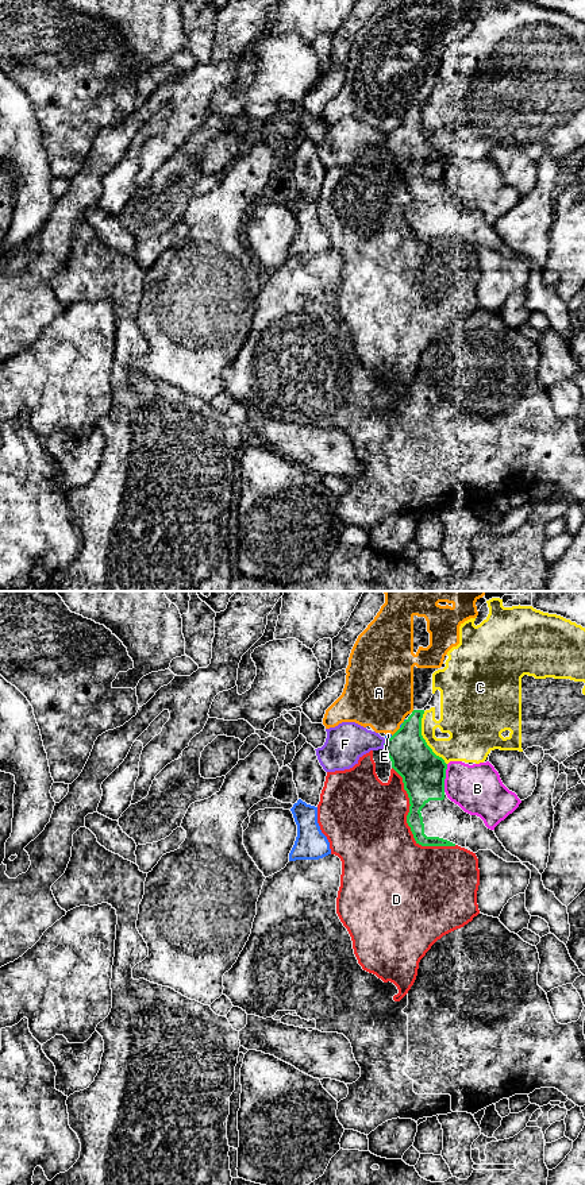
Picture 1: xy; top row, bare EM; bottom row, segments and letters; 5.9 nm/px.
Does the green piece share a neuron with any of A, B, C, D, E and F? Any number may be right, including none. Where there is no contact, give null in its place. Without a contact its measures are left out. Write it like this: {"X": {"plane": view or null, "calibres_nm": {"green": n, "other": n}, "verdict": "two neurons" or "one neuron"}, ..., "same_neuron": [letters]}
{"A": {"plane": "xy", "calibres_nm": {"green": 240, "other": 400}, "verdict": "two neurons"}, "B": {"plane": "xy", "calibres_nm": {"green": 260, "other": 300}, "verdict": "two neurons"}, "C": {"plane": "xy", "calibres_nm": {"green": 260, "other": 220}, "verdict": "two neurons"}, "D": {"plane": "xy", "calibres_nm": {"green": 220, "other": 500}, "verdict": "two neurons"}, "E": {"plane": "xy", "calibres_nm": {"green": 240, "other": 30}, "verdict": "two neurons"}, "F": {"plane": "xy", "calibres_nm": {"green": 240, "other": 240}, "verdict": "two neurons"}, "same_neuron": []}

